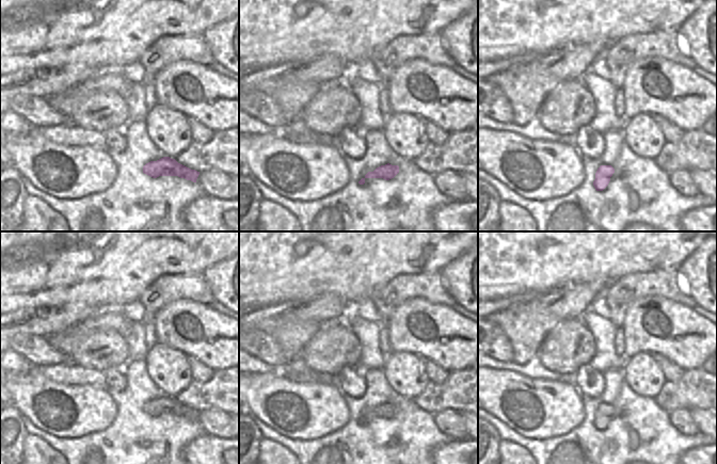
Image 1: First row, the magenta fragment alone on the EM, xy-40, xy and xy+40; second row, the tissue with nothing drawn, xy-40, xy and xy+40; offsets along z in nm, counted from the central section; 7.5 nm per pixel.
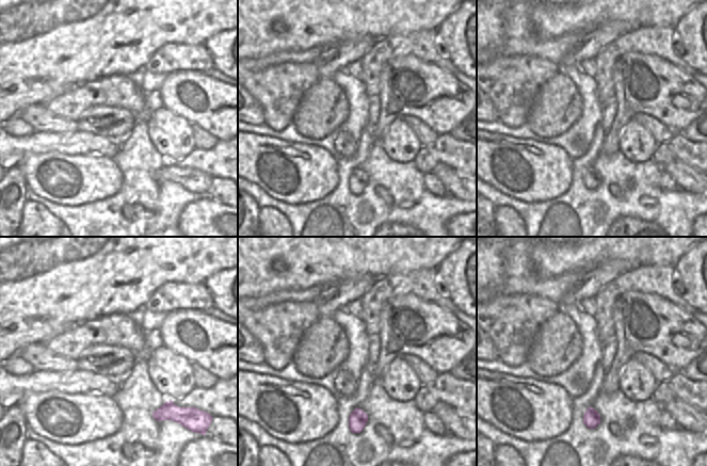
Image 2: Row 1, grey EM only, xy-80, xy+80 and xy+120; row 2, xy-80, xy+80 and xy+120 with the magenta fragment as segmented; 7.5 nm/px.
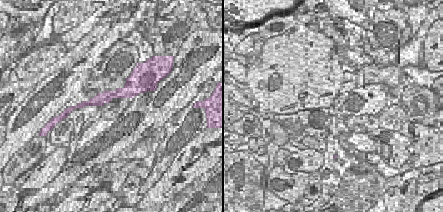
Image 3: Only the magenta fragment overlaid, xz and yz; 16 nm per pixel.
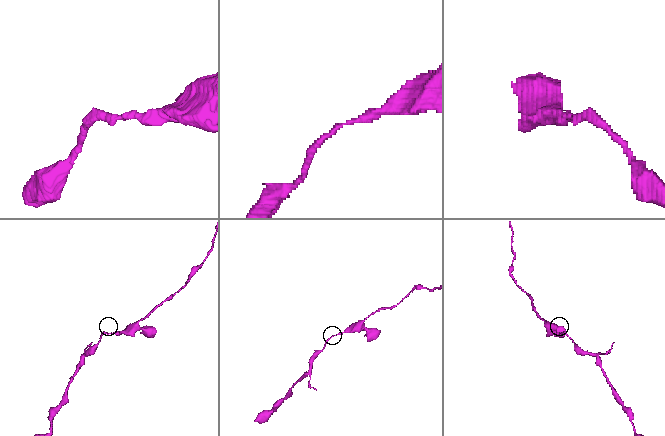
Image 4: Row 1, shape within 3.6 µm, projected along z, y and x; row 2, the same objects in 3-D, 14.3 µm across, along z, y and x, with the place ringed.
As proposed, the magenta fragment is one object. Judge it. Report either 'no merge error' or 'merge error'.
no merge error

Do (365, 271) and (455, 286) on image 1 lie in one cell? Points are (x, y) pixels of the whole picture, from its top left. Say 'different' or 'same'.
different

